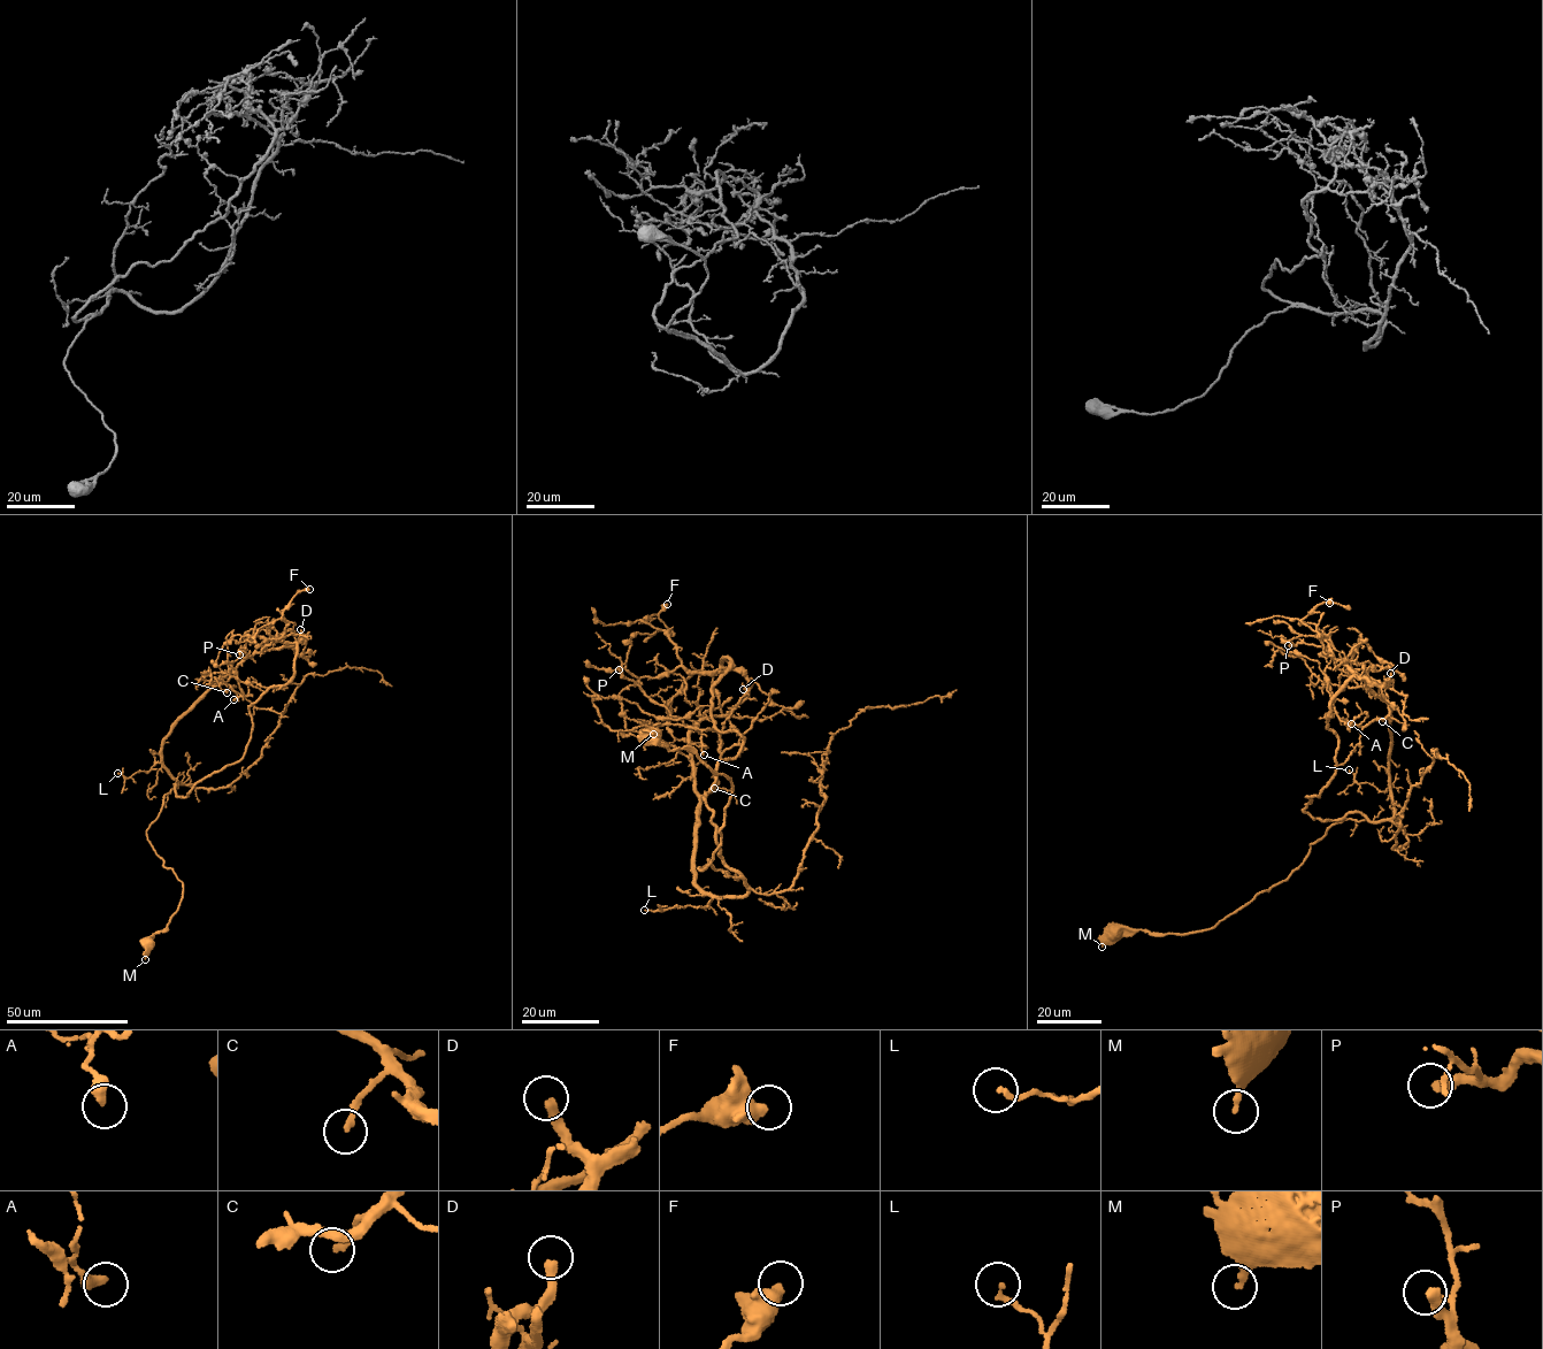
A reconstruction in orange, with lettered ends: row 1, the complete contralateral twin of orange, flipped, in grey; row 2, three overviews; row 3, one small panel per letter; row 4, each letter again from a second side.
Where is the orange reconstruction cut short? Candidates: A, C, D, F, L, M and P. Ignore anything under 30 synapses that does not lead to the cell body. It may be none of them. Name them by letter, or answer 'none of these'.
D

